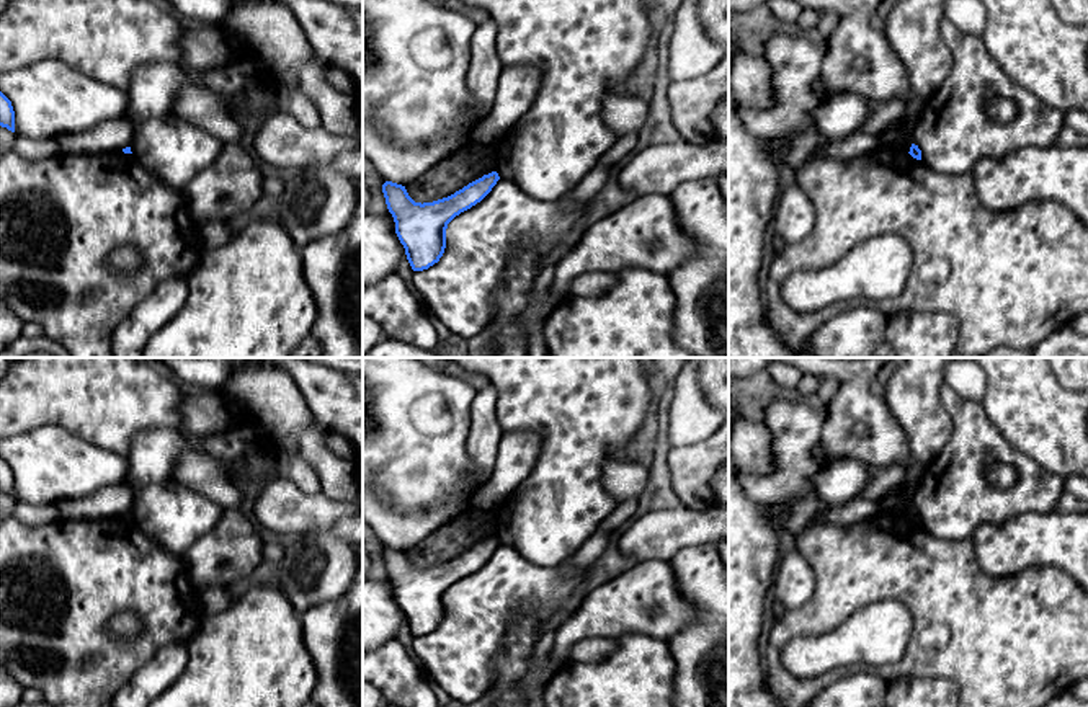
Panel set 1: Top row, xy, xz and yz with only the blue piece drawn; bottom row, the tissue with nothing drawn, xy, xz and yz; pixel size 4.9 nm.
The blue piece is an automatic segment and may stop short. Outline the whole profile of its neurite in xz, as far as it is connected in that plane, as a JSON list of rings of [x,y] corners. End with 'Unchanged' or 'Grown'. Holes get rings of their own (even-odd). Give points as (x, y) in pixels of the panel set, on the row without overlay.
[[[492,537],[448,563],[423,570],[415,568],[402,550],[392,547],[382,550],[395,599],[413,637],[428,635],[439,627],[446,614],[448,589],[480,568],[498,545],[498,539]]]. Unchanged

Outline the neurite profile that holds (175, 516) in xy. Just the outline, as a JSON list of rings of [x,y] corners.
[[[176,482],[132,488],[132,521],[168,552],[183,554],[221,519],[224,508]]]

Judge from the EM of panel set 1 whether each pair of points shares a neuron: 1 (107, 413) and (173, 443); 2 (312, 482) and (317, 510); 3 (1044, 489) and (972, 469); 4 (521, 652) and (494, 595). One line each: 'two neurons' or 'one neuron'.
1: two neurons
2: two neurons
3: one neuron
4: two neurons

